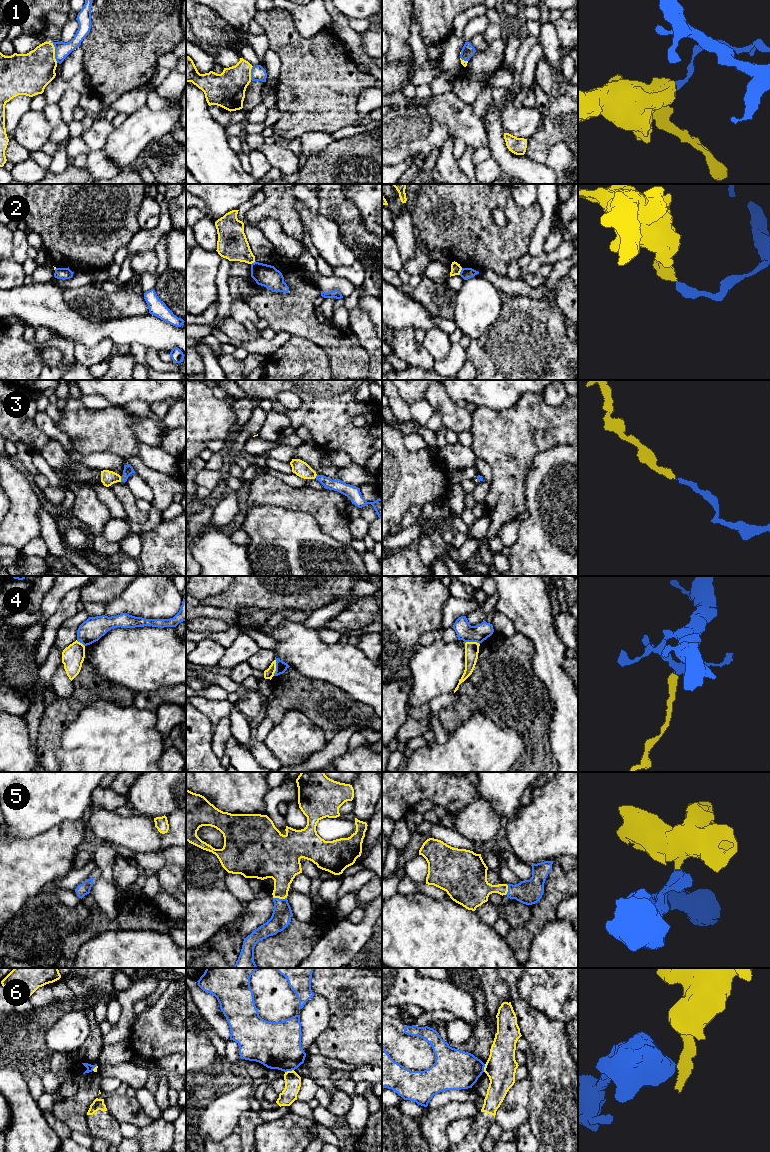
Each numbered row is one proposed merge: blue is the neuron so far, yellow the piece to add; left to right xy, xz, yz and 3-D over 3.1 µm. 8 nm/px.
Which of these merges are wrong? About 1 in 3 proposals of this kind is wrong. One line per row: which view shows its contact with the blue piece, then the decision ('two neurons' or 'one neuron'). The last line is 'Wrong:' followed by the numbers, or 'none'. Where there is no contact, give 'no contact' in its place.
1: contact in xy; two neurons
2: contact in yz; two neurons
3: contact in xy; one neuron
4: contact in xz; two neurons
5: contact in xz; one neuron
6: contact in xz; two neurons
Wrong: 1, 2, 4, 6

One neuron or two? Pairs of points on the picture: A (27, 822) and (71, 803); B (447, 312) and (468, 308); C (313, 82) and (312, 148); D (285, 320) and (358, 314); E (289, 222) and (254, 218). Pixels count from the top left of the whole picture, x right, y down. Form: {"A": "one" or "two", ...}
{"A": "one", "B": "two", "C": "two", "D": "two", "E": "one"}

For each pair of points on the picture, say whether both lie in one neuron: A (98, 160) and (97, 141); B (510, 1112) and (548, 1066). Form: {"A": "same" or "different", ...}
{"A": "different", "B": "different"}

